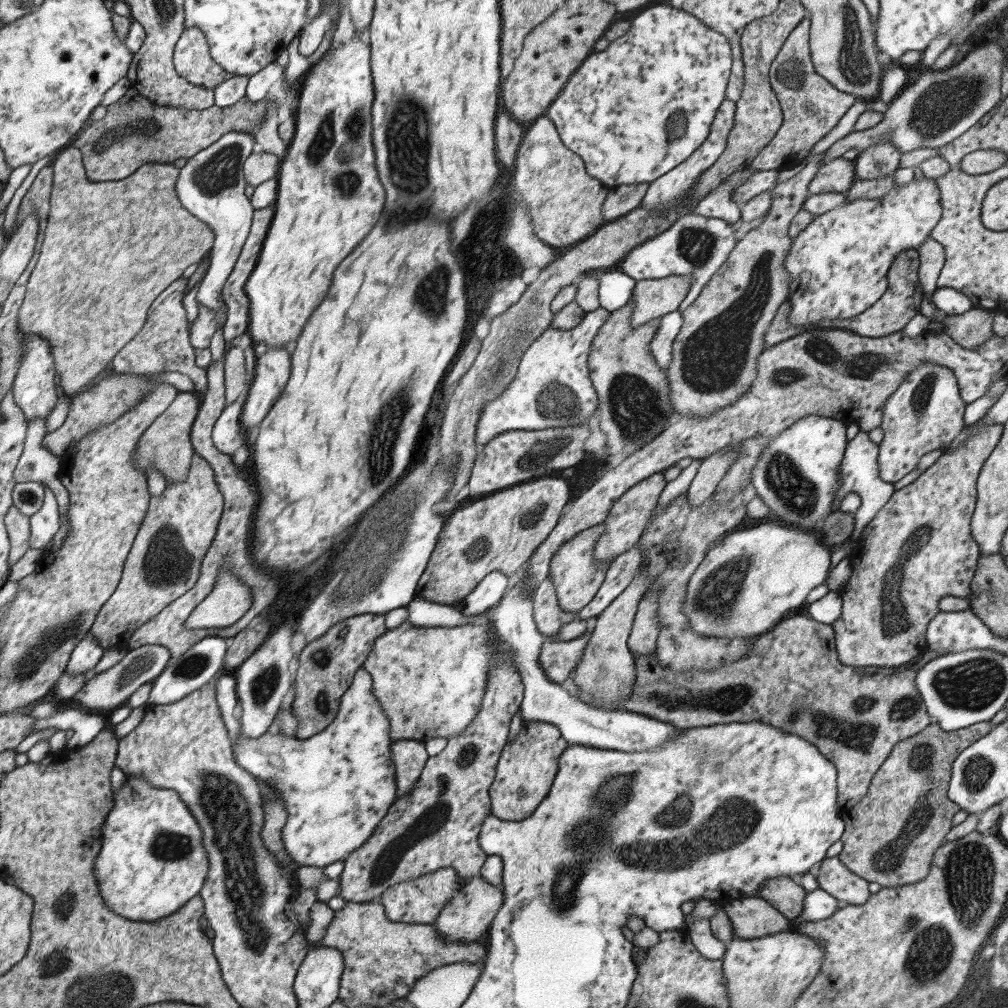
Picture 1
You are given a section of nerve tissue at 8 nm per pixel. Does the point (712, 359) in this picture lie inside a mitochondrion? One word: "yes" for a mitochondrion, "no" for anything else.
yes

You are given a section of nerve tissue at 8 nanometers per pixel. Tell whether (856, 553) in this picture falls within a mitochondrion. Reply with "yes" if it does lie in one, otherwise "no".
no

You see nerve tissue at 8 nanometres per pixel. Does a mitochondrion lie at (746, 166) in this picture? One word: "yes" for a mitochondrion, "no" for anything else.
no

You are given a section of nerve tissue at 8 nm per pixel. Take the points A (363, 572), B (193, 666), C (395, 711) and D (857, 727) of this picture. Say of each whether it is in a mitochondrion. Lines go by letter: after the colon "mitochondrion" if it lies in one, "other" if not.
A: mitochondrion
B: mitochondrion
C: other
D: mitochondrion

